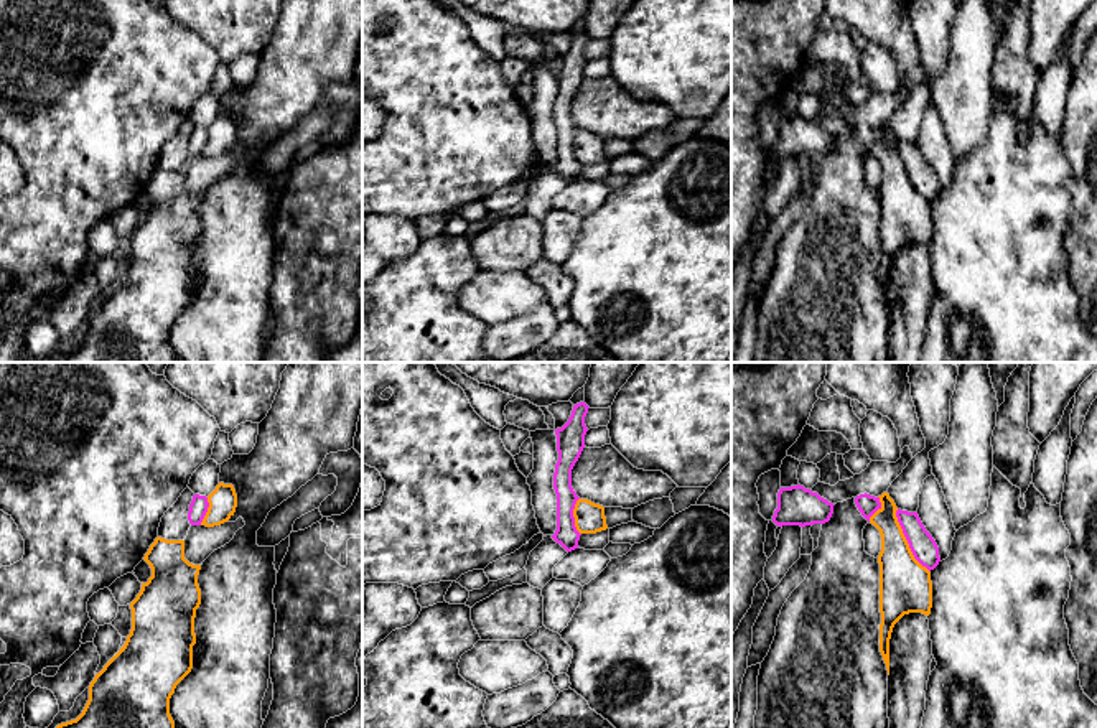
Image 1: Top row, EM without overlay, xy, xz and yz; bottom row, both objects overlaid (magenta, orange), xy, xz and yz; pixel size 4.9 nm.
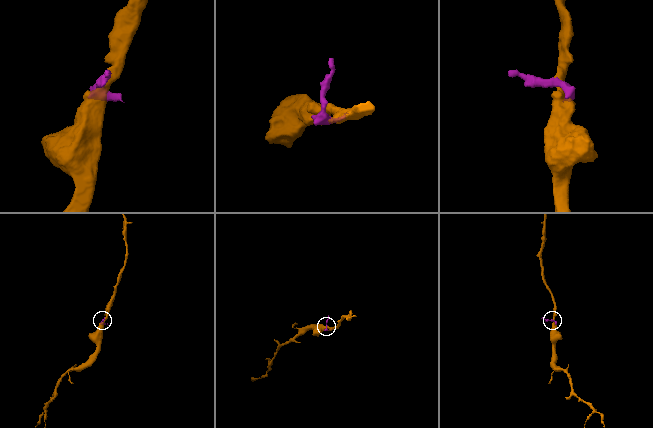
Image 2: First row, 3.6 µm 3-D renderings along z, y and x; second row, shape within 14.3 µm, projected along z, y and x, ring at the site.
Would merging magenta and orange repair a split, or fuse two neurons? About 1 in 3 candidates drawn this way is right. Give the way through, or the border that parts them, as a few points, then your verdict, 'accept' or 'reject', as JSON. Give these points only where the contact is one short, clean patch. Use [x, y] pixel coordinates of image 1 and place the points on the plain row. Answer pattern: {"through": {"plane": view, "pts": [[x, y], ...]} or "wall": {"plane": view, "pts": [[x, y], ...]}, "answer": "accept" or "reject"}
{"answer": "reject"}

